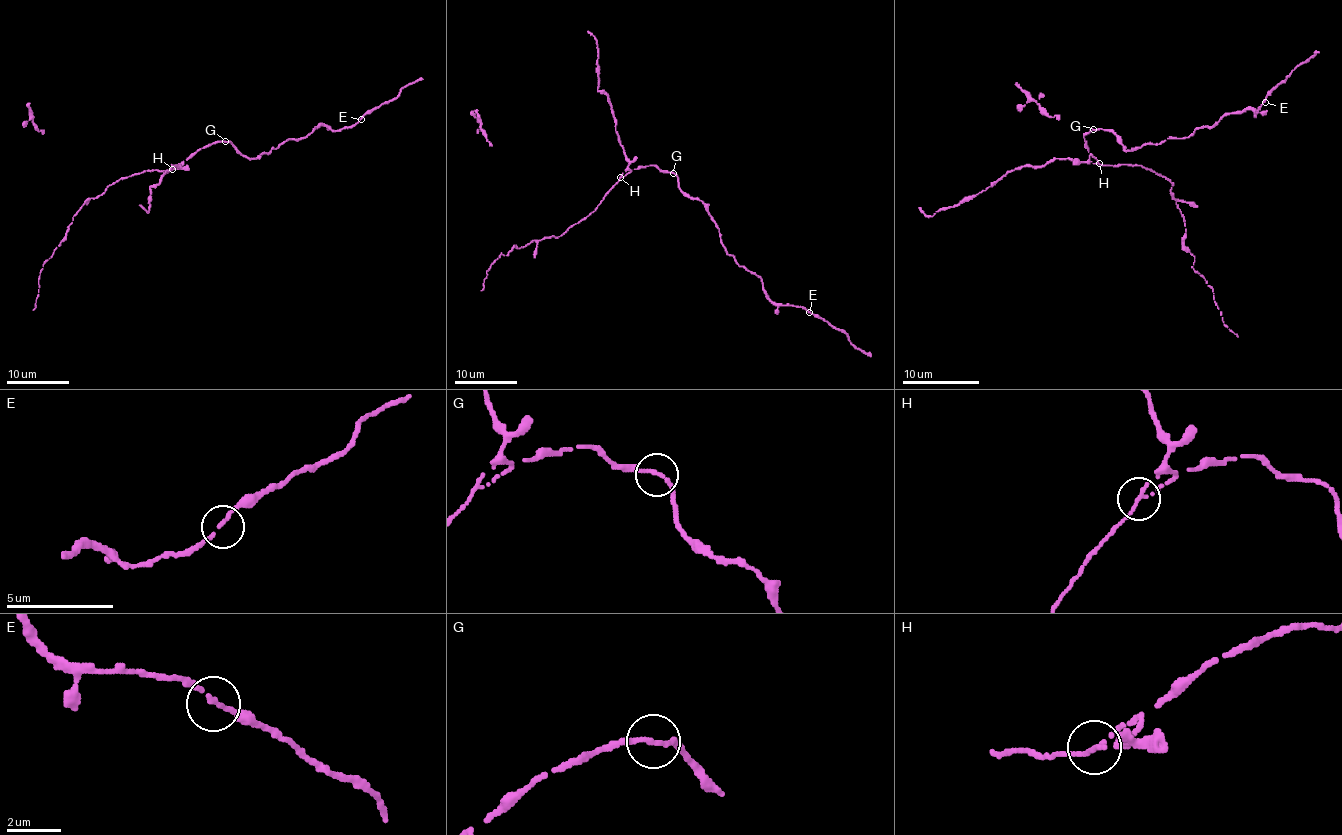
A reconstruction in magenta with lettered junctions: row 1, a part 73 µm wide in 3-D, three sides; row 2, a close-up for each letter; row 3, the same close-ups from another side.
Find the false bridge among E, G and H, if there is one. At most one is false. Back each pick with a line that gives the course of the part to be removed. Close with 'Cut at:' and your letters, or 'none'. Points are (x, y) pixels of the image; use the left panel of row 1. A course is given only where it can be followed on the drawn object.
Cut at: none

